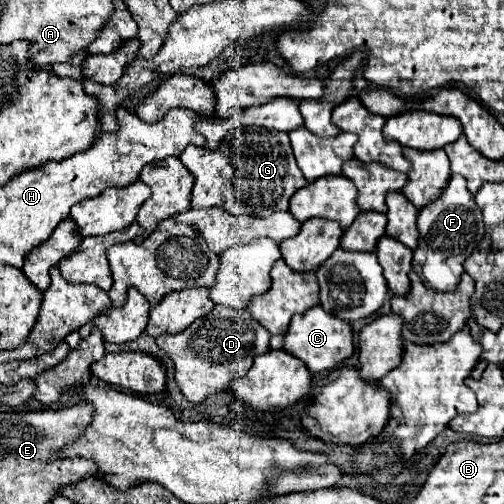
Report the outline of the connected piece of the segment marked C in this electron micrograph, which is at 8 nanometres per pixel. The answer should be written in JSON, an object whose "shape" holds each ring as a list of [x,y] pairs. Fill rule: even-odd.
{"shape":[[[315,306],[307,310],[307,314],[297,314],[291,320],[291,326],[283,340],[283,350],[291,352],[295,358],[299,358],[309,372],[323,372],[329,368],[335,368],[337,364],[345,362],[353,354],[353,330],[351,324],[339,322],[333,314],[327,314],[321,306]]]}

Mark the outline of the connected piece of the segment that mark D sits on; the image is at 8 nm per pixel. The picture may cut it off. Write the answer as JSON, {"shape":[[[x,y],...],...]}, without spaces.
{"shape":[[[215,306],[205,318],[195,320],[187,330],[171,336],[157,336],[157,346],[173,360],[175,380],[179,390],[189,402],[201,402],[207,396],[229,388],[229,384],[243,376],[257,354],[269,352],[267,330],[247,314],[247,310],[231,310],[227,306]]]}

